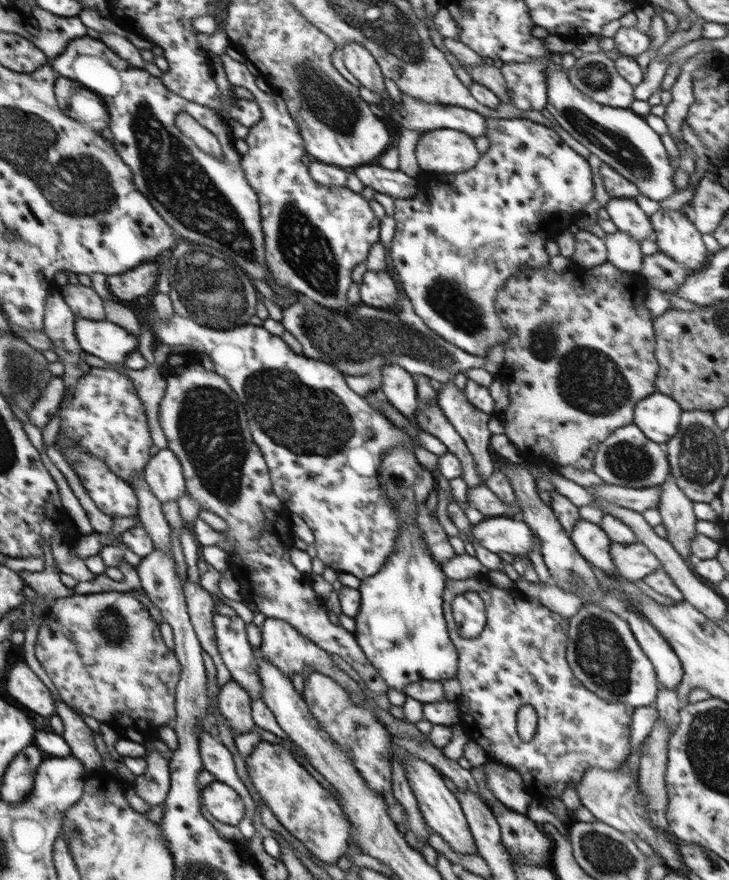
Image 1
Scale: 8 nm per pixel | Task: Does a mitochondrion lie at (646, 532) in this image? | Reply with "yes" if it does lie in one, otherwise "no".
no

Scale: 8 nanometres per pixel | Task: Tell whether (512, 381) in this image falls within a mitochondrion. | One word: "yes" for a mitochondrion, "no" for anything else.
no

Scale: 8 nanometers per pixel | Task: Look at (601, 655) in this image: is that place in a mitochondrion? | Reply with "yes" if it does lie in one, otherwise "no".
yes

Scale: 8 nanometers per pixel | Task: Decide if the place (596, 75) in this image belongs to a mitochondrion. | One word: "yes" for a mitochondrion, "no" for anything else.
yes

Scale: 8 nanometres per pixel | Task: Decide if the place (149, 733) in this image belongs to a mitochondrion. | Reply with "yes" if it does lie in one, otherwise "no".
no

